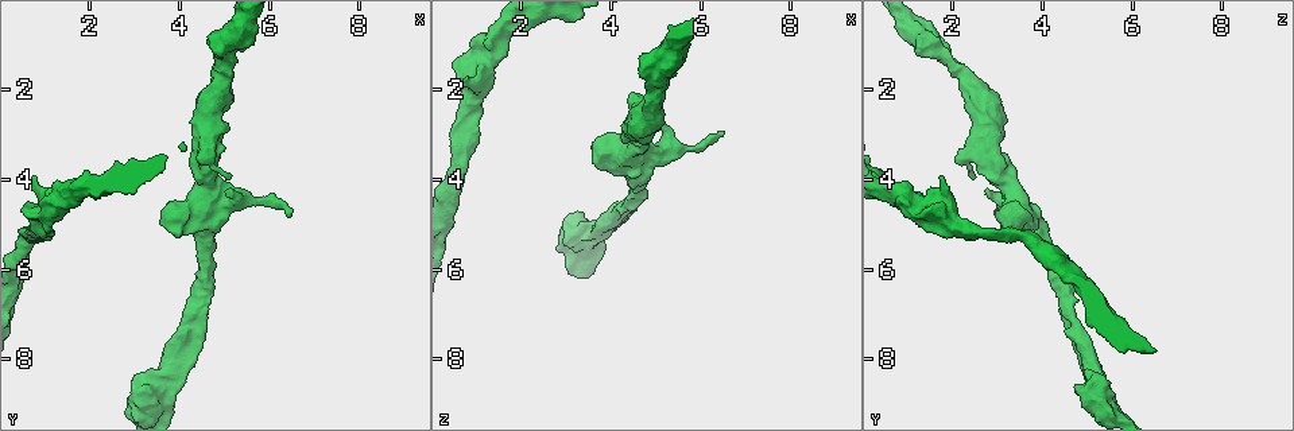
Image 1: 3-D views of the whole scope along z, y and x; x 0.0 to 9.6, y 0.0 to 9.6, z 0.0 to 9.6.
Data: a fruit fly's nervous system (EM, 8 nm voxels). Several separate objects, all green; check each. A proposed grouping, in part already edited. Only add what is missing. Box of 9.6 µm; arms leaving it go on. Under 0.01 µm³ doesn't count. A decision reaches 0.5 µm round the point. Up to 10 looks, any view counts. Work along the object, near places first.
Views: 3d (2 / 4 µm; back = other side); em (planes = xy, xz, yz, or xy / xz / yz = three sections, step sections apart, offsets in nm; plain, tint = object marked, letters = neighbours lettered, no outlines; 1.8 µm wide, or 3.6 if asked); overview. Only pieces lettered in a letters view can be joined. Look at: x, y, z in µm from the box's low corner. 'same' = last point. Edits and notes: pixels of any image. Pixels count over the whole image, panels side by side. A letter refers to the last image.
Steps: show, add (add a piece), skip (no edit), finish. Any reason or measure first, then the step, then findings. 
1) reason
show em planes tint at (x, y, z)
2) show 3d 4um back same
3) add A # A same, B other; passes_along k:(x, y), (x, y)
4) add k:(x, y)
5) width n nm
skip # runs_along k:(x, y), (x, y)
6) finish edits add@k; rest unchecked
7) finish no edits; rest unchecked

thin end
show em planes letters at (6.50, 4.85, 2.95)

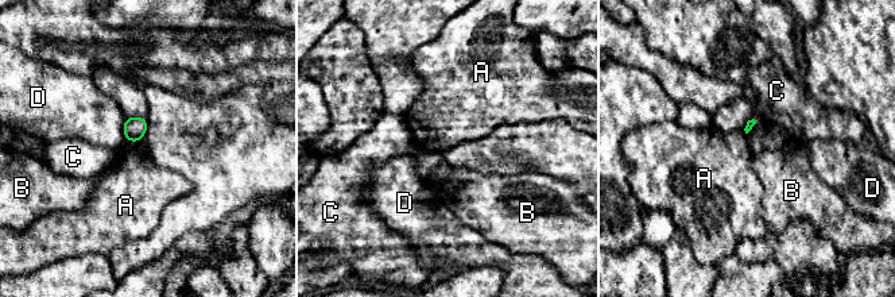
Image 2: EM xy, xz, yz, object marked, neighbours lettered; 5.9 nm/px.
skip # A other, B other, C other, D other; none of them fits

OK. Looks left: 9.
four or more arms meet
show em 3.6um yz step 16 tint at (4.55, 4.70, 3.55)

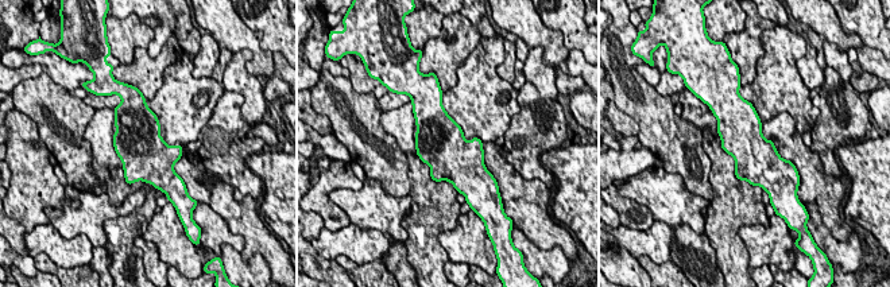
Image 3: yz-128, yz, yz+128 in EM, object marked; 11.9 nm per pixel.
cut it another way
show em 3.6um planes letters same

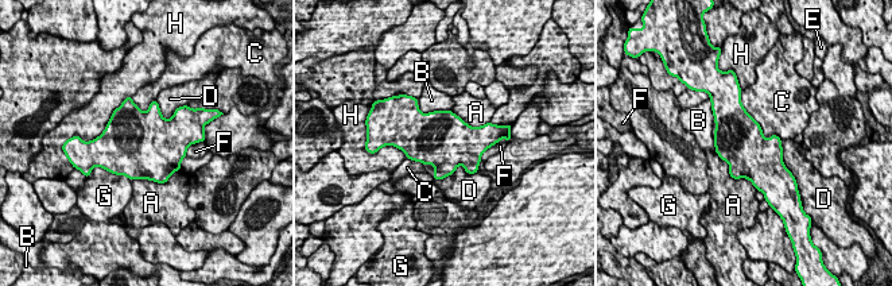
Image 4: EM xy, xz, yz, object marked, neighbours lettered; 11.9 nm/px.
skip # A other, B other, C other, D other, E other, F other, G other, H other; none of them fits

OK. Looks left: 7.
show 3d 4um at (0.75, 3.95, 1.75)

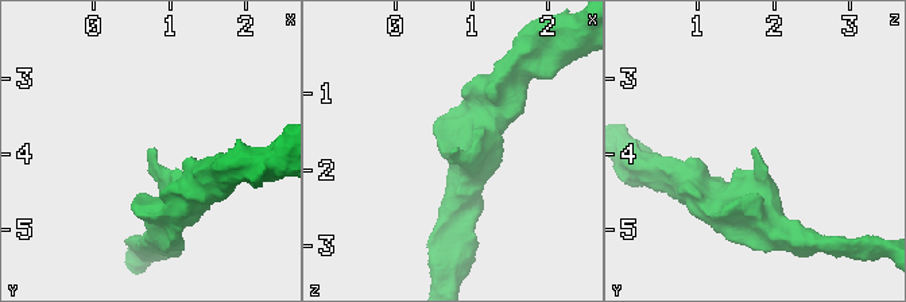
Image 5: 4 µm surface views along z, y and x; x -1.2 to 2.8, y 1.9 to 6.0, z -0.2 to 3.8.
now the EM
show em xz step 8 tint at (0.75, 3.90, 1.75)

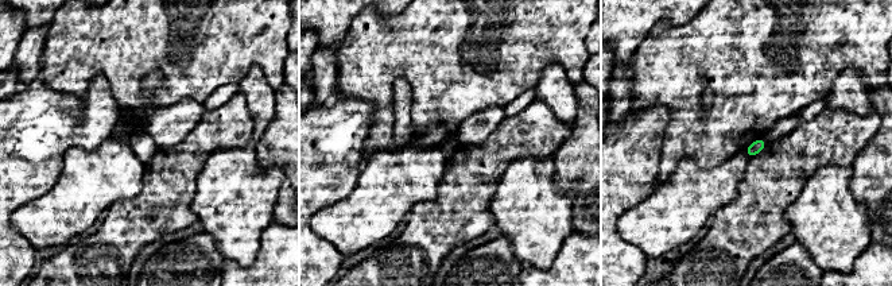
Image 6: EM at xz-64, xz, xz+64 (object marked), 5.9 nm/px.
another direction
show em planes letters same

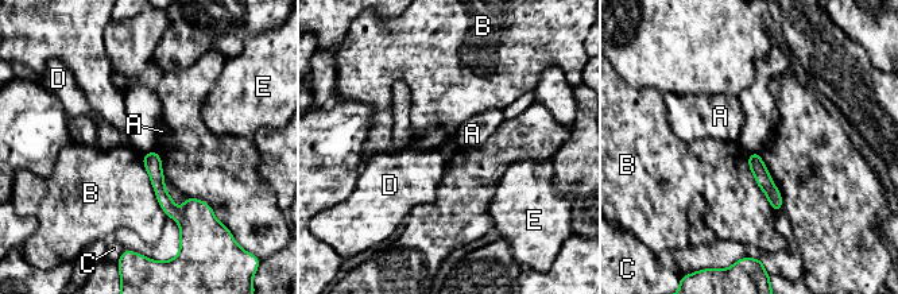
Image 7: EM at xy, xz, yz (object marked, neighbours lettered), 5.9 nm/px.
skip # A other, B other, C other, D other, E other; runs_along 7:(146, 157), (162, 197), (198, 211); no lettered piece goes on from it

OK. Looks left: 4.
stops while still wide
show em xy step 16 tint at (4.50, 3.55, 2.10)

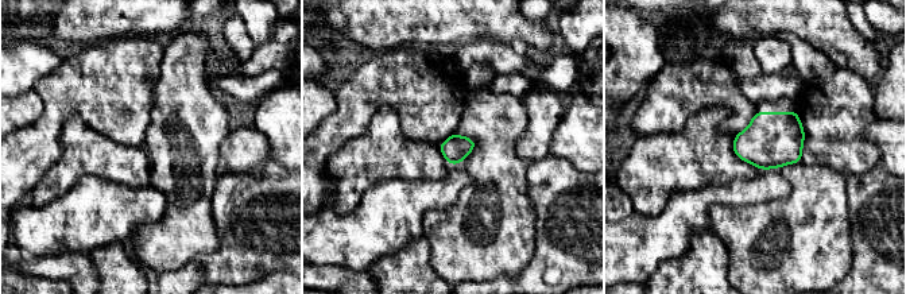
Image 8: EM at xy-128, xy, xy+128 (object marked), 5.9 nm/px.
show em planes letters same

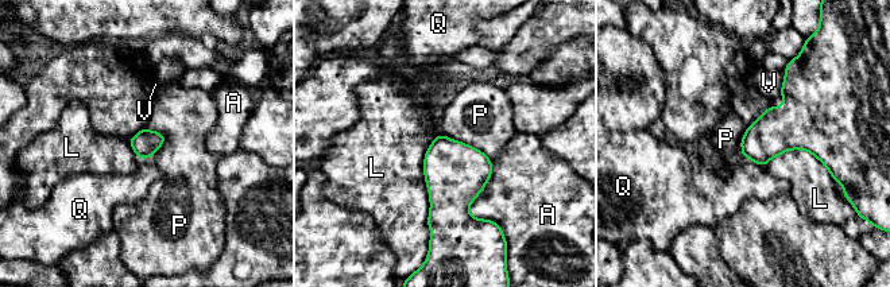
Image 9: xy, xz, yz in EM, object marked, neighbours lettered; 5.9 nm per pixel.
longest_contact A 380 nm
skip # A other, L other, P other, Q other, V other; border 9:(440, 132), (479, 148), (491, 161); none of them fits

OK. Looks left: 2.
finish no edits; rest unchecked

